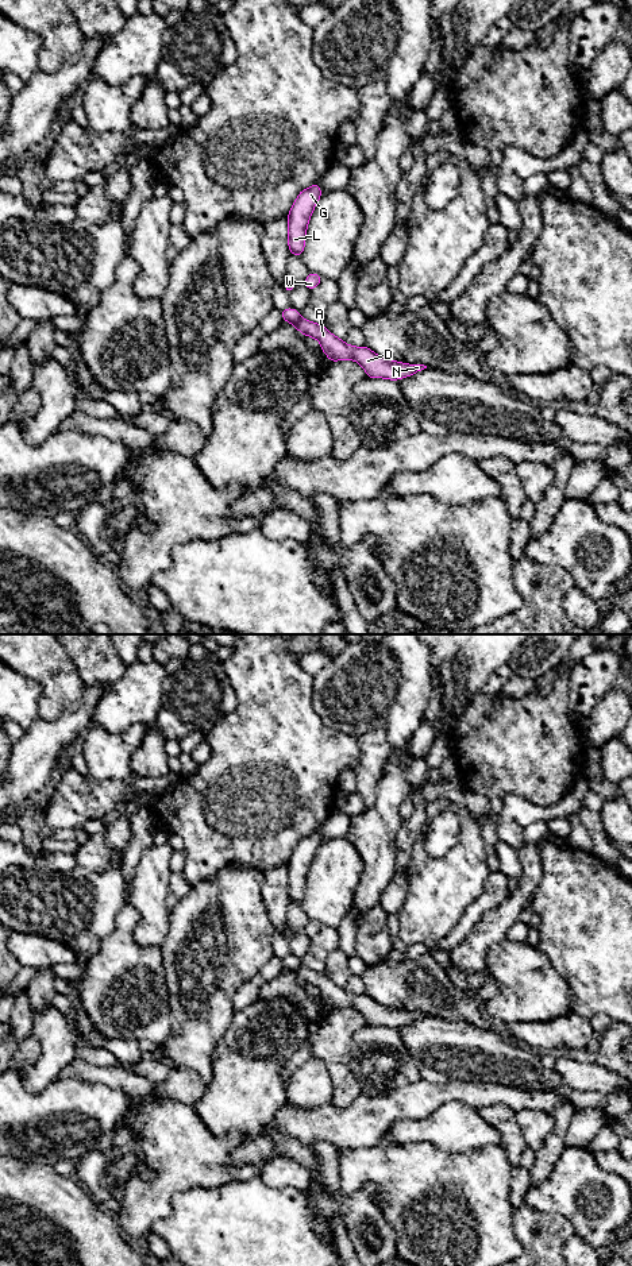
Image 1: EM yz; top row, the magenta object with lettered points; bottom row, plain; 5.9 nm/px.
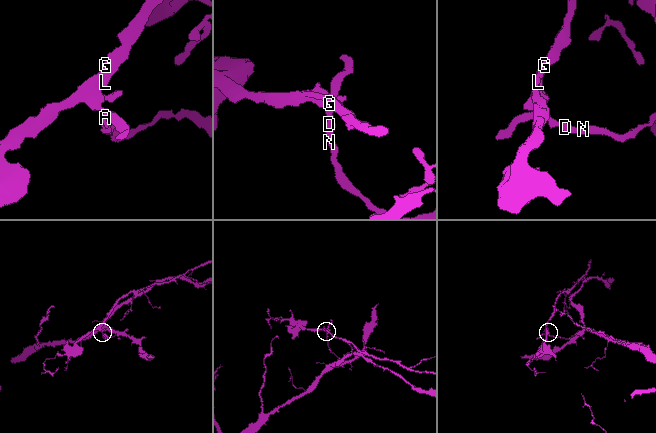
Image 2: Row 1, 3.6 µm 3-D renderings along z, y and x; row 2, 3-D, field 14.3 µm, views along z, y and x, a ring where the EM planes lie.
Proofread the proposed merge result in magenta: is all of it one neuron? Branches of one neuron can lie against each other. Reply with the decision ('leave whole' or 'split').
split

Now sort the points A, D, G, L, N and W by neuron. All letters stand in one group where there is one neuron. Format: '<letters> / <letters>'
A D N / G L W

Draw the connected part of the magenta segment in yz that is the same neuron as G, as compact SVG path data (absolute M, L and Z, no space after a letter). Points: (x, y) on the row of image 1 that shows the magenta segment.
M319 181L301 190L288 213L288 246L292 255L301 256L312 212L324 192Z

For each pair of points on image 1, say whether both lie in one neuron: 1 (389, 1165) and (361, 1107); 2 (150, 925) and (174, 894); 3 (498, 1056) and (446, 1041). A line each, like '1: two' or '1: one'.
1: two
2: two
3: one

